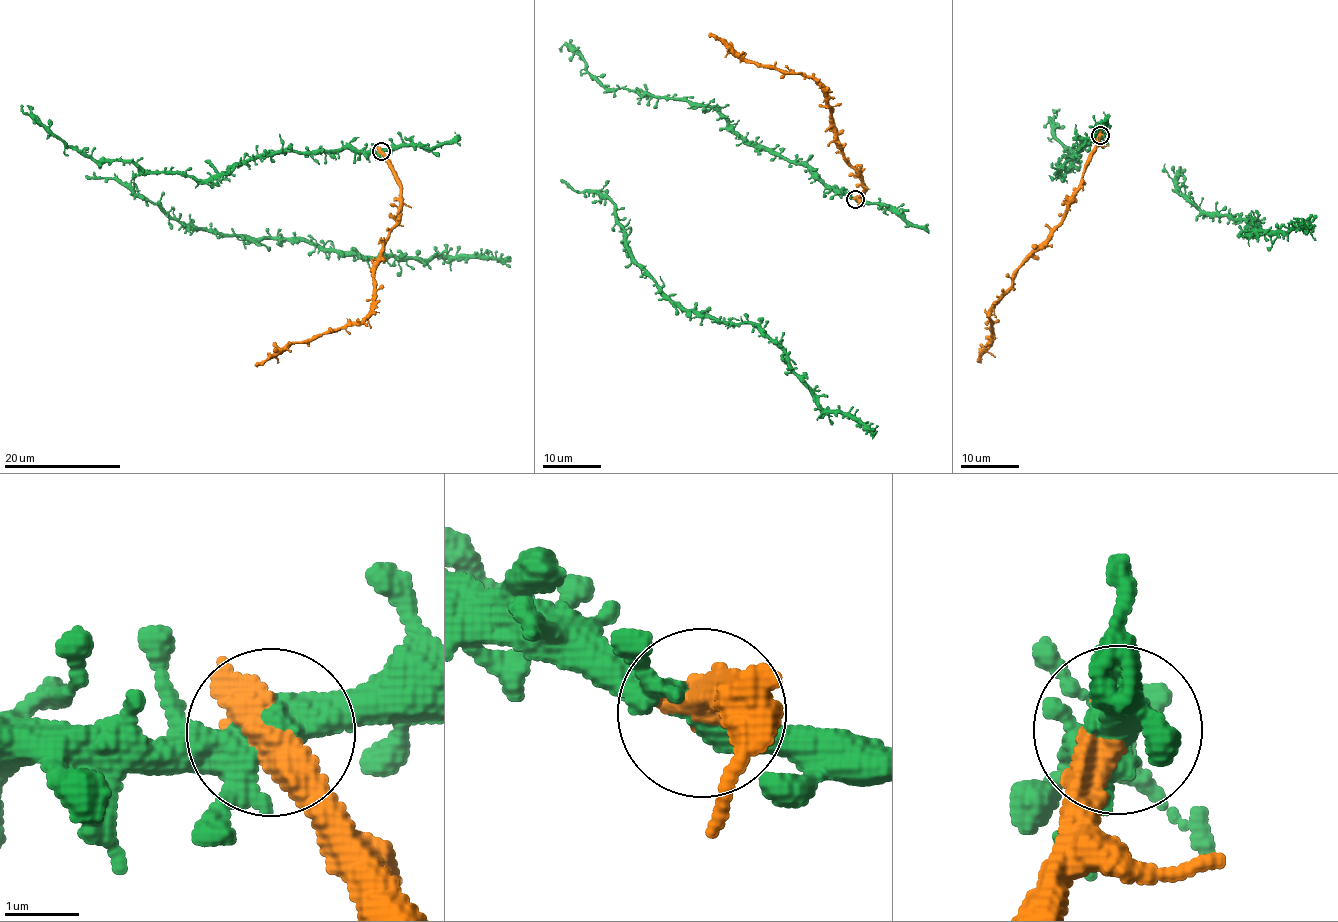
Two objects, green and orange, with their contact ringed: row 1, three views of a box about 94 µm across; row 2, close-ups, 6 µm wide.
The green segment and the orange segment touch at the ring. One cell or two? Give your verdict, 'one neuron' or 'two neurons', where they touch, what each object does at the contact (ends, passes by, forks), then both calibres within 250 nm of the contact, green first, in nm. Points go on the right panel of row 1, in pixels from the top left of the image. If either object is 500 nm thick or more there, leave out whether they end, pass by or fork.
two neurons; at (1100, 135); 360 nm thick on the green side, 550 nm on the other

